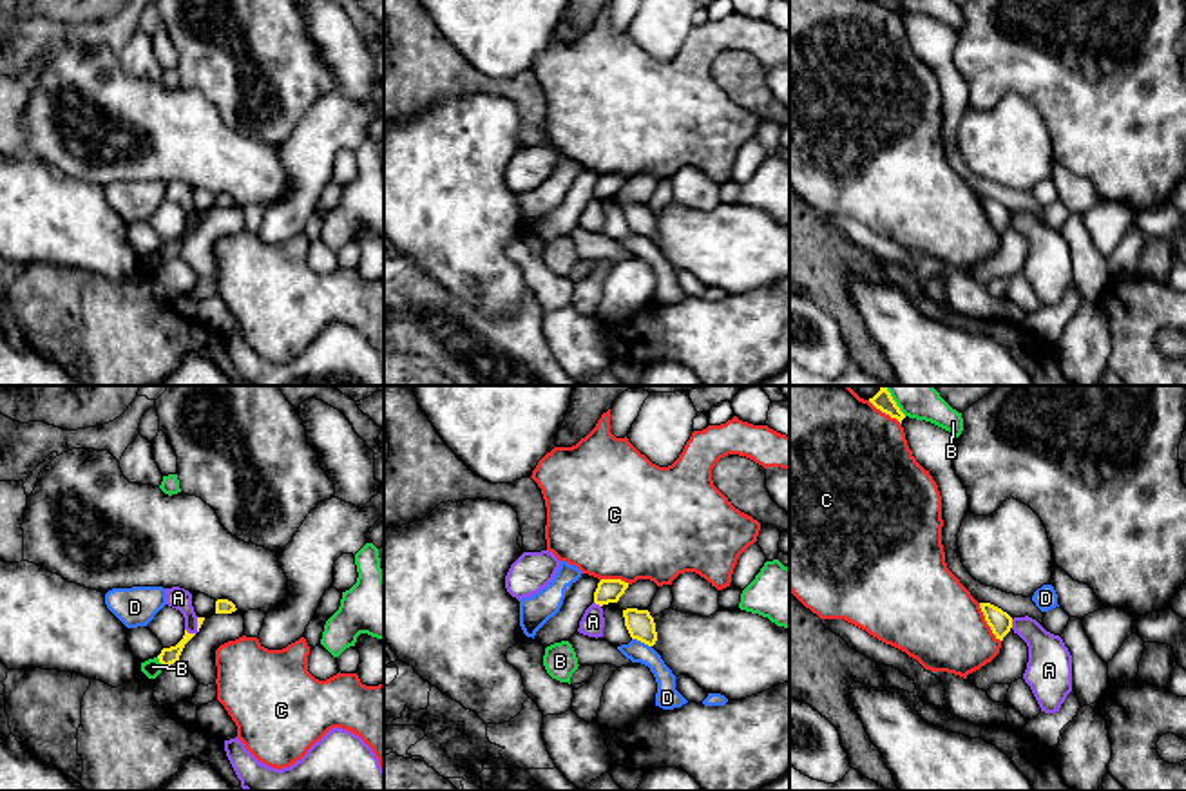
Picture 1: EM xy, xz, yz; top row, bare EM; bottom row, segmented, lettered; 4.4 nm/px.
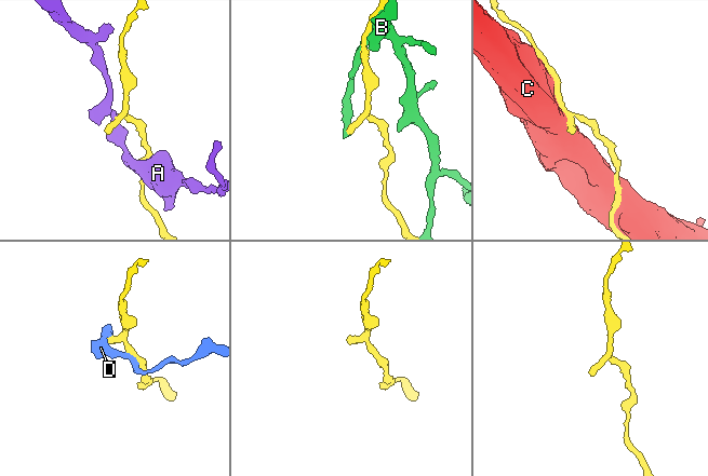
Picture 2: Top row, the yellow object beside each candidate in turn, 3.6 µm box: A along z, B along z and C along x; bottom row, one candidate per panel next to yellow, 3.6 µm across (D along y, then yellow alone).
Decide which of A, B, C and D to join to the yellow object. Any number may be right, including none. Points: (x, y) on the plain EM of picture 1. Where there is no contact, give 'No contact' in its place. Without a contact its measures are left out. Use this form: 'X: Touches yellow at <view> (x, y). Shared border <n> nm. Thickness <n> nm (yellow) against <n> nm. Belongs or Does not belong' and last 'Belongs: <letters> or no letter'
A: Touches yellow at yz (1011, 218). Shared border 40 nm. Thickness 100 nm (yellow) against 190 nm. Does not belong
B: Touches yellow at xy (160, 256). Shared border 60 nm. Thickness 80 nm (yellow) against 80 nm. Does not belong
C: Touches yellow at yz (987, 218). Shared border 200 nm. Thickness 100 nm (yellow) against 400 nm. Does not belong
D: Touches yellow at xz (641, 236). Shared border 100 nm. Thickness 120 nm (yellow) against 100 nm. Does not belong
Belongs: no letter

